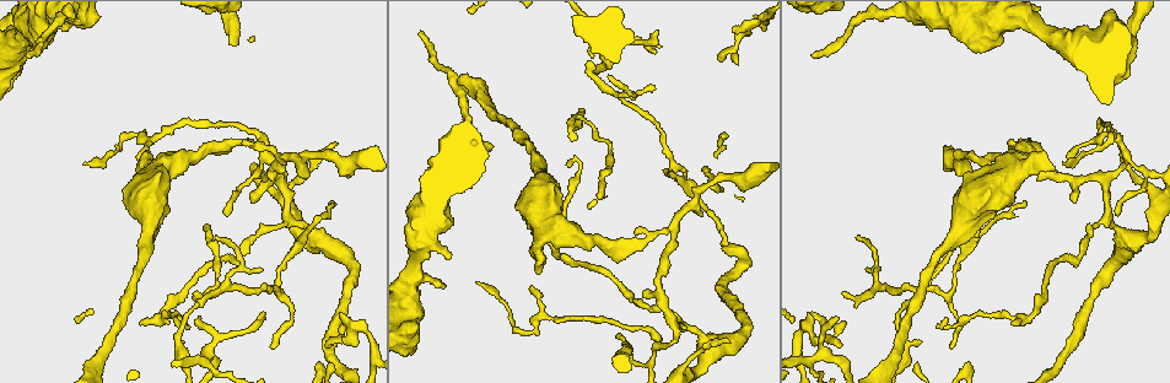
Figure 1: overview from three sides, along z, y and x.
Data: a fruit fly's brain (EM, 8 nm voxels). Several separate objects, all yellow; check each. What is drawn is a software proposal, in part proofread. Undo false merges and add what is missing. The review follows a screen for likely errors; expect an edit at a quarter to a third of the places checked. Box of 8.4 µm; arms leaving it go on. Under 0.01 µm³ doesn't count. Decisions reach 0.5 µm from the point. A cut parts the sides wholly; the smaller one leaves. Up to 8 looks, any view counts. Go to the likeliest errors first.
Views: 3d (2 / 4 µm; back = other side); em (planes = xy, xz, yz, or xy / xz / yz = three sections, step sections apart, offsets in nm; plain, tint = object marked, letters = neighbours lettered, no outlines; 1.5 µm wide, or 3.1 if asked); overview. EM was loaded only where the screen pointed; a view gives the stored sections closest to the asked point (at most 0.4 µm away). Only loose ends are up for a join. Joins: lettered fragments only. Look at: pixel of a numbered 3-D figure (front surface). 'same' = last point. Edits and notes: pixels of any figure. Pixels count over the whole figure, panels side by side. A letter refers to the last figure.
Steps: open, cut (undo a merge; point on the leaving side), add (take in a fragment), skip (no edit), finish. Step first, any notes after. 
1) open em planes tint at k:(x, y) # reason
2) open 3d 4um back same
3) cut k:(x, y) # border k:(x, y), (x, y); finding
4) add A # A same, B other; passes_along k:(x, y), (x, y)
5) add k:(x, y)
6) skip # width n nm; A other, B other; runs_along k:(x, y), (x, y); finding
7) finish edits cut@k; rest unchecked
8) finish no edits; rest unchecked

open em xz step 8 tint at 1:(51, 43) # branch stops here

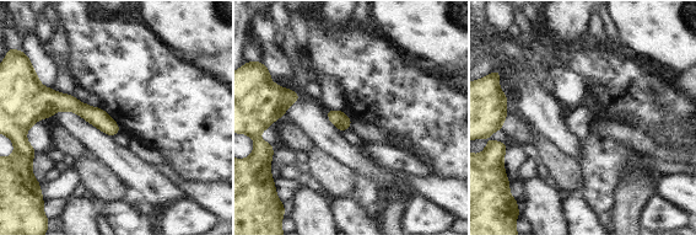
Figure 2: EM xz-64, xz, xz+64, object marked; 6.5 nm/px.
open em planes tint same # another direction

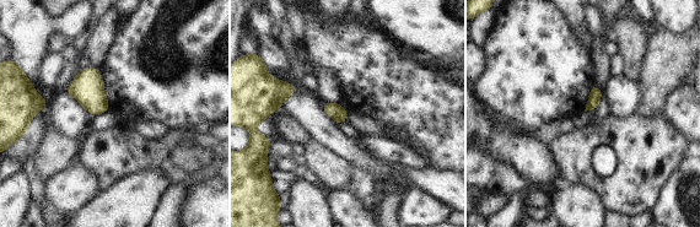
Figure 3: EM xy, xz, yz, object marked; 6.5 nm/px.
open em planes letters same

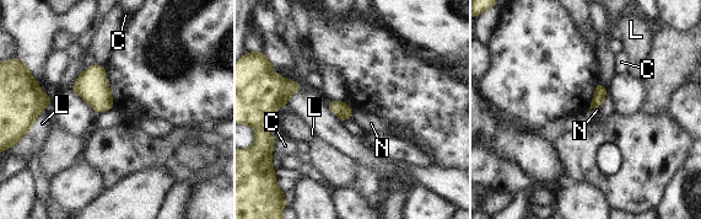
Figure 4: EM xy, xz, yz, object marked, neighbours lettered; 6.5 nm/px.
skip # C other, L other, N other; border 4:(354, 111), (350, 118); none of them fits

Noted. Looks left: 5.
open em planes plain at 1:(269, 346) # tapers out

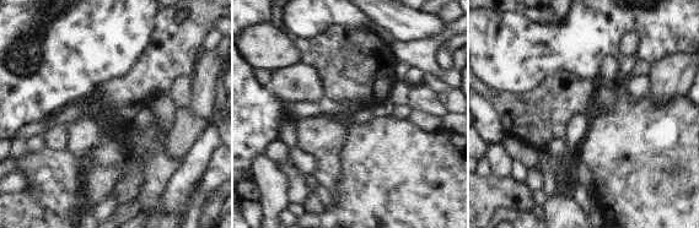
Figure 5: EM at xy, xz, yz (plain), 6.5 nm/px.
open em planes tint same

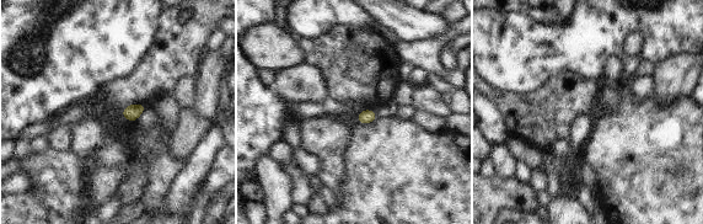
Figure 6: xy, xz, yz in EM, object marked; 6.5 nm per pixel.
open em planes letters same

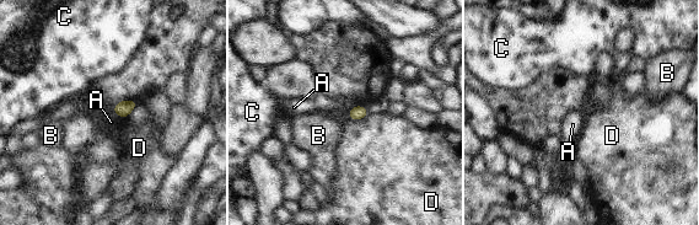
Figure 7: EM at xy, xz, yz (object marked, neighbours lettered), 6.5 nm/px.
skip # A other, B other, C other, D other; border 7:(112, 110), (123, 118); none of them fits

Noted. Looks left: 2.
open em planes tint at 1:(159, 321) # sharp bend

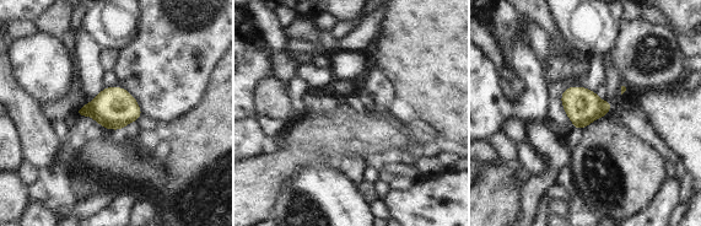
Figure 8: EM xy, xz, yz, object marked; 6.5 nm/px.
open em planes letters same

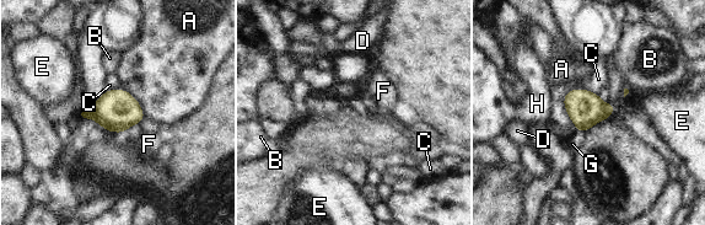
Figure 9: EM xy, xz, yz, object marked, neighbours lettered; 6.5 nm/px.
skip # A other, B other, C other, D other, E other, F other, G other, H other; border 9:(135, 123), (122, 133); all the same cell

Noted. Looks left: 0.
finish no edits; rest unchecked

